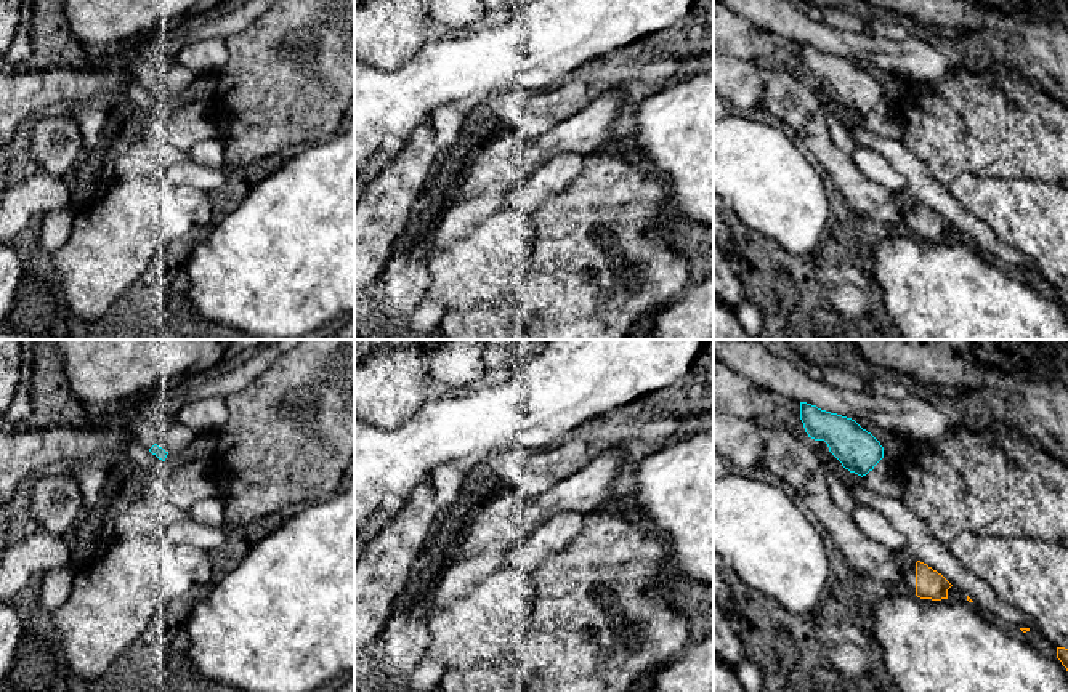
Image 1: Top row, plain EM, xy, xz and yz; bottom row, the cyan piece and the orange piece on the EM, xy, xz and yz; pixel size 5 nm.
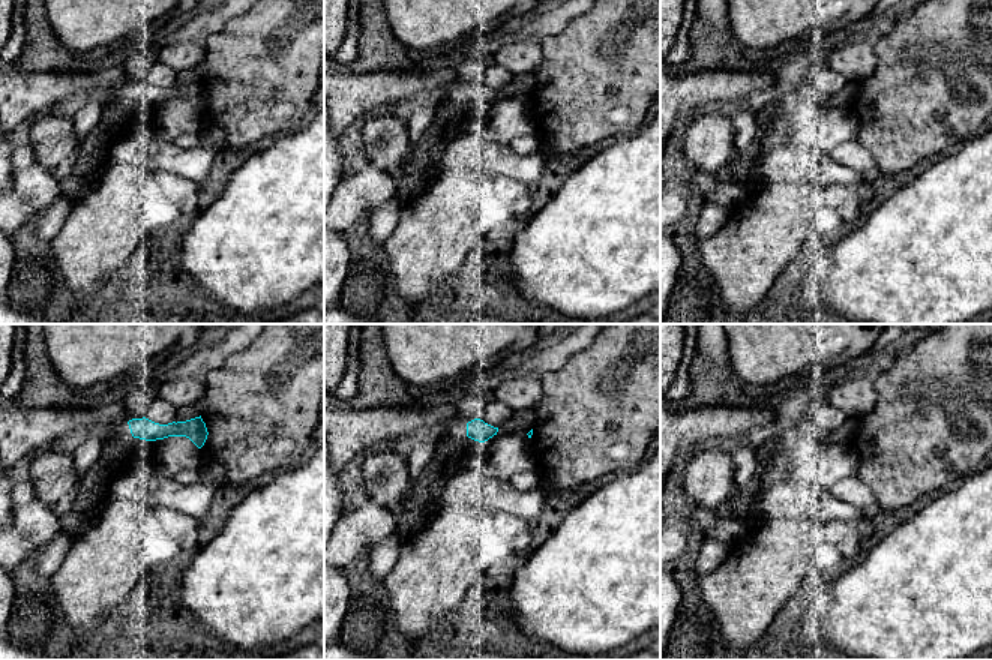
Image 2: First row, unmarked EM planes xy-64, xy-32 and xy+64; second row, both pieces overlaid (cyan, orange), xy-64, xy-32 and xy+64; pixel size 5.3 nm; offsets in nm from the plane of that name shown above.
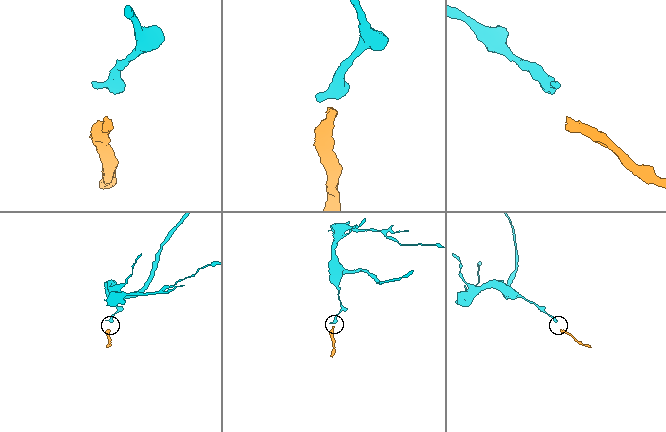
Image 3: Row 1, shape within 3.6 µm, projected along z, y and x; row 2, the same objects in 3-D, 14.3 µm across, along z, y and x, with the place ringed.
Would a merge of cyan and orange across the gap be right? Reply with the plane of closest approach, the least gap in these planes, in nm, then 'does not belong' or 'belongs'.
yz | 500 nm | does not belong

